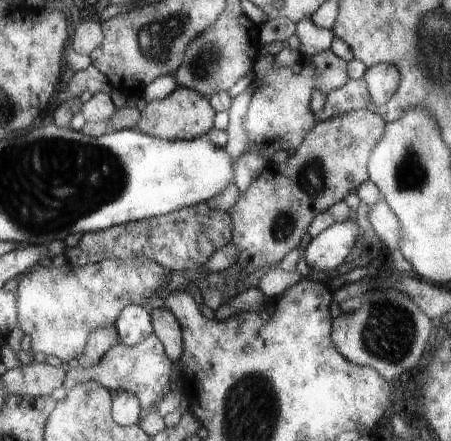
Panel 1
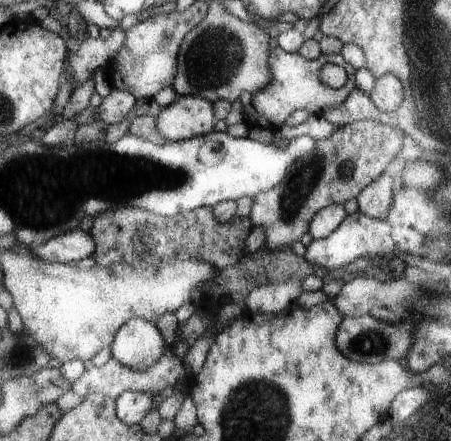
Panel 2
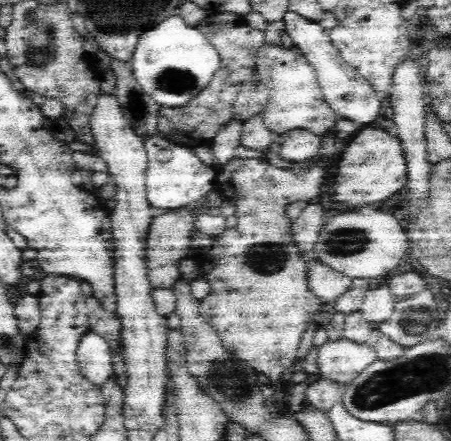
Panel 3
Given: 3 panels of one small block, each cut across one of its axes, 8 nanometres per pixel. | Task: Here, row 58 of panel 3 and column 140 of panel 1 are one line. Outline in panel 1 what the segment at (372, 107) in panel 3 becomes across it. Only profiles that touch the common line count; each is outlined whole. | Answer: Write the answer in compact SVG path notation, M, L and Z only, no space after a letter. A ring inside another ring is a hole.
M127 306L121 312L121 318L117 318L117 332L123 344L135 346L143 340L147 340L151 334L155 334L153 330L153 312L147 306Z

